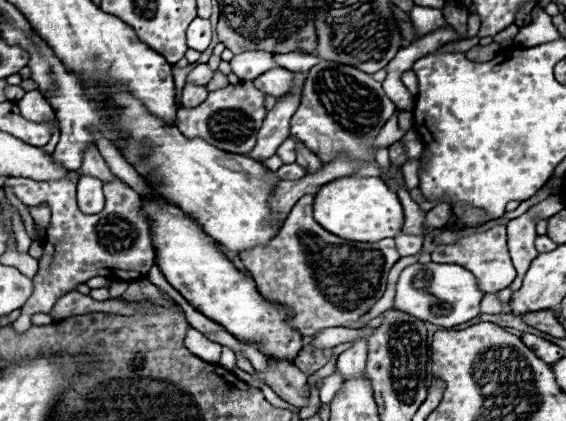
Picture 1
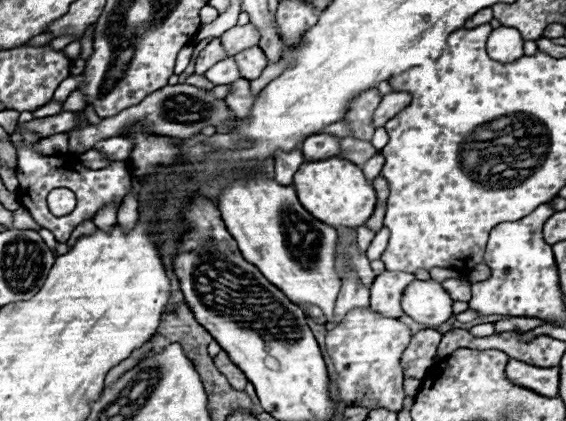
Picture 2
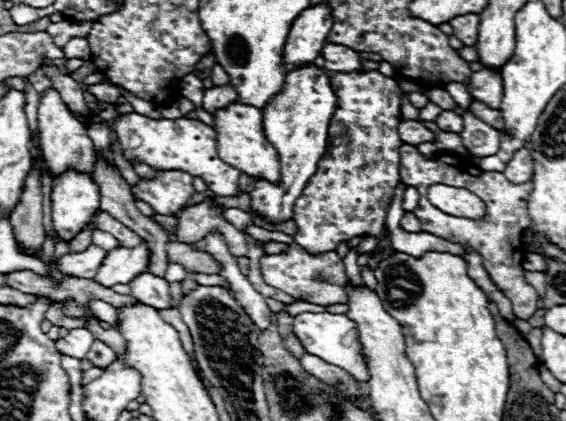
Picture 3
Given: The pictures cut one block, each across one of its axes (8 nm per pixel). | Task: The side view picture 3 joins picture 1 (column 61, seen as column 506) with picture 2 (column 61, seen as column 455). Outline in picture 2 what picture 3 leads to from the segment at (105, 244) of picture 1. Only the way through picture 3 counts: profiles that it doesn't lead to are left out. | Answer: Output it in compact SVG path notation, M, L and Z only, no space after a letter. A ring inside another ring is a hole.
M20 130L20 146L18 146L18 166L16 166L16 178L18 178L18 198L22 202L22 206L32 214L32 218L46 230L50 230L58 242L66 242L72 234L72 230L82 222L82 220L92 220L94 214L106 204L116 200L118 204L122 202L122 198L126 196L132 178L128 172L126 162L114 162L108 168L102 170L90 170L86 166L82 166L76 158L66 158L66 156L44 156L40 152L34 150L34 146L40 142L40 136L28 130ZM58 186L66 186L76 194L76 208L72 214L68 216L54 216L50 214L48 206L46 206L46 194L52 188Z

